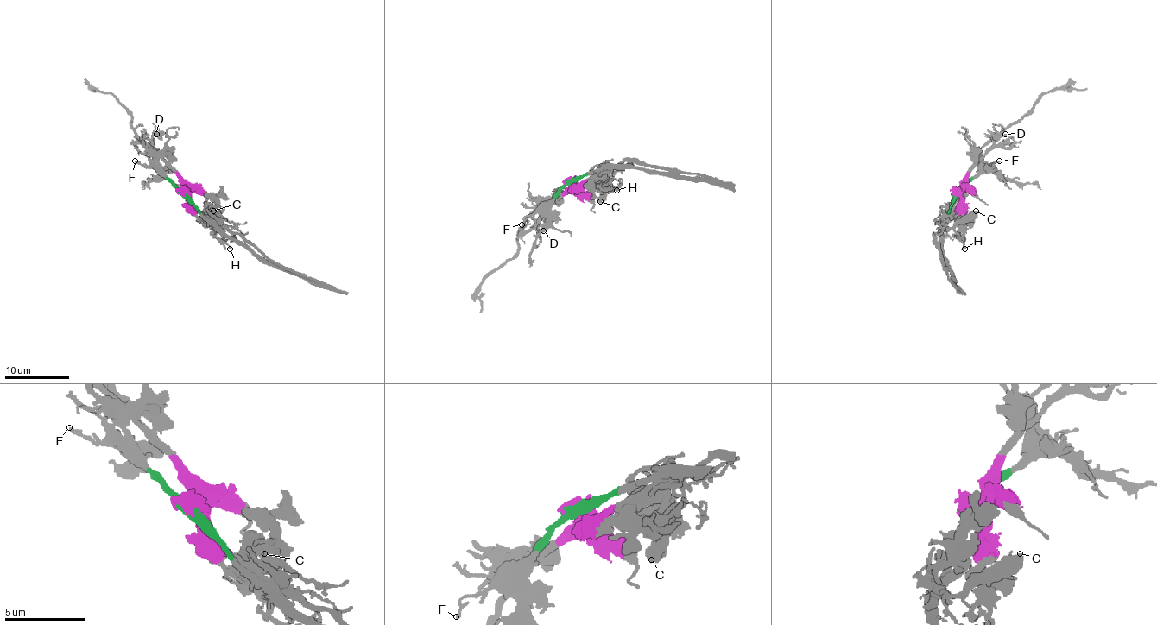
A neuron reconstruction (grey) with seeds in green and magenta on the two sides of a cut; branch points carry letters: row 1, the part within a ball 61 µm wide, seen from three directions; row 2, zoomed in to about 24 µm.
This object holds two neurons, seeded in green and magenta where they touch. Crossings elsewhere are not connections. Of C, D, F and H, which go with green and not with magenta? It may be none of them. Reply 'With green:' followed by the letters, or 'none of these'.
With green: F

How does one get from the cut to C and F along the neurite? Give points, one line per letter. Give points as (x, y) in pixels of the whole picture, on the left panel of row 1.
C: (183, 192), (190, 197), (190, 208), (198, 217), (214, 223), (216, 215), (212, 211)
F: (183, 192), (153, 167), (135, 161)

